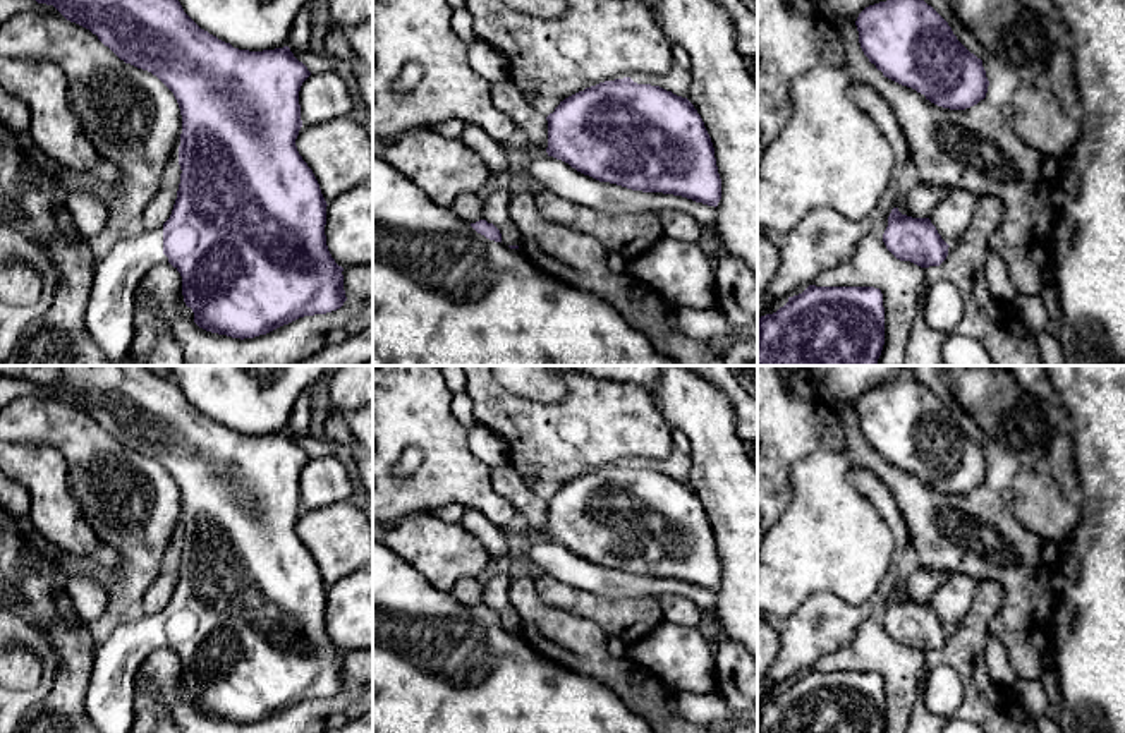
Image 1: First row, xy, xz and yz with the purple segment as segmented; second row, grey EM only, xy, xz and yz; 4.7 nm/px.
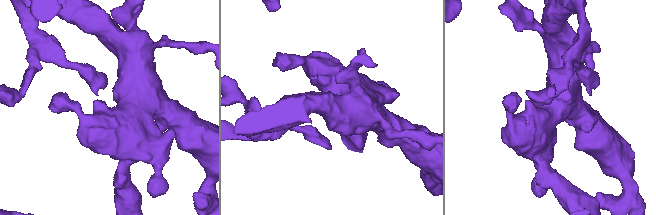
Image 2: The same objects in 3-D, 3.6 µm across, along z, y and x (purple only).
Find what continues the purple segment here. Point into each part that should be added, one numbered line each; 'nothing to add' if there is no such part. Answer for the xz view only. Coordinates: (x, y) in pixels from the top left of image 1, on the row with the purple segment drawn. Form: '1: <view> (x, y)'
1: xz (524, 148)

